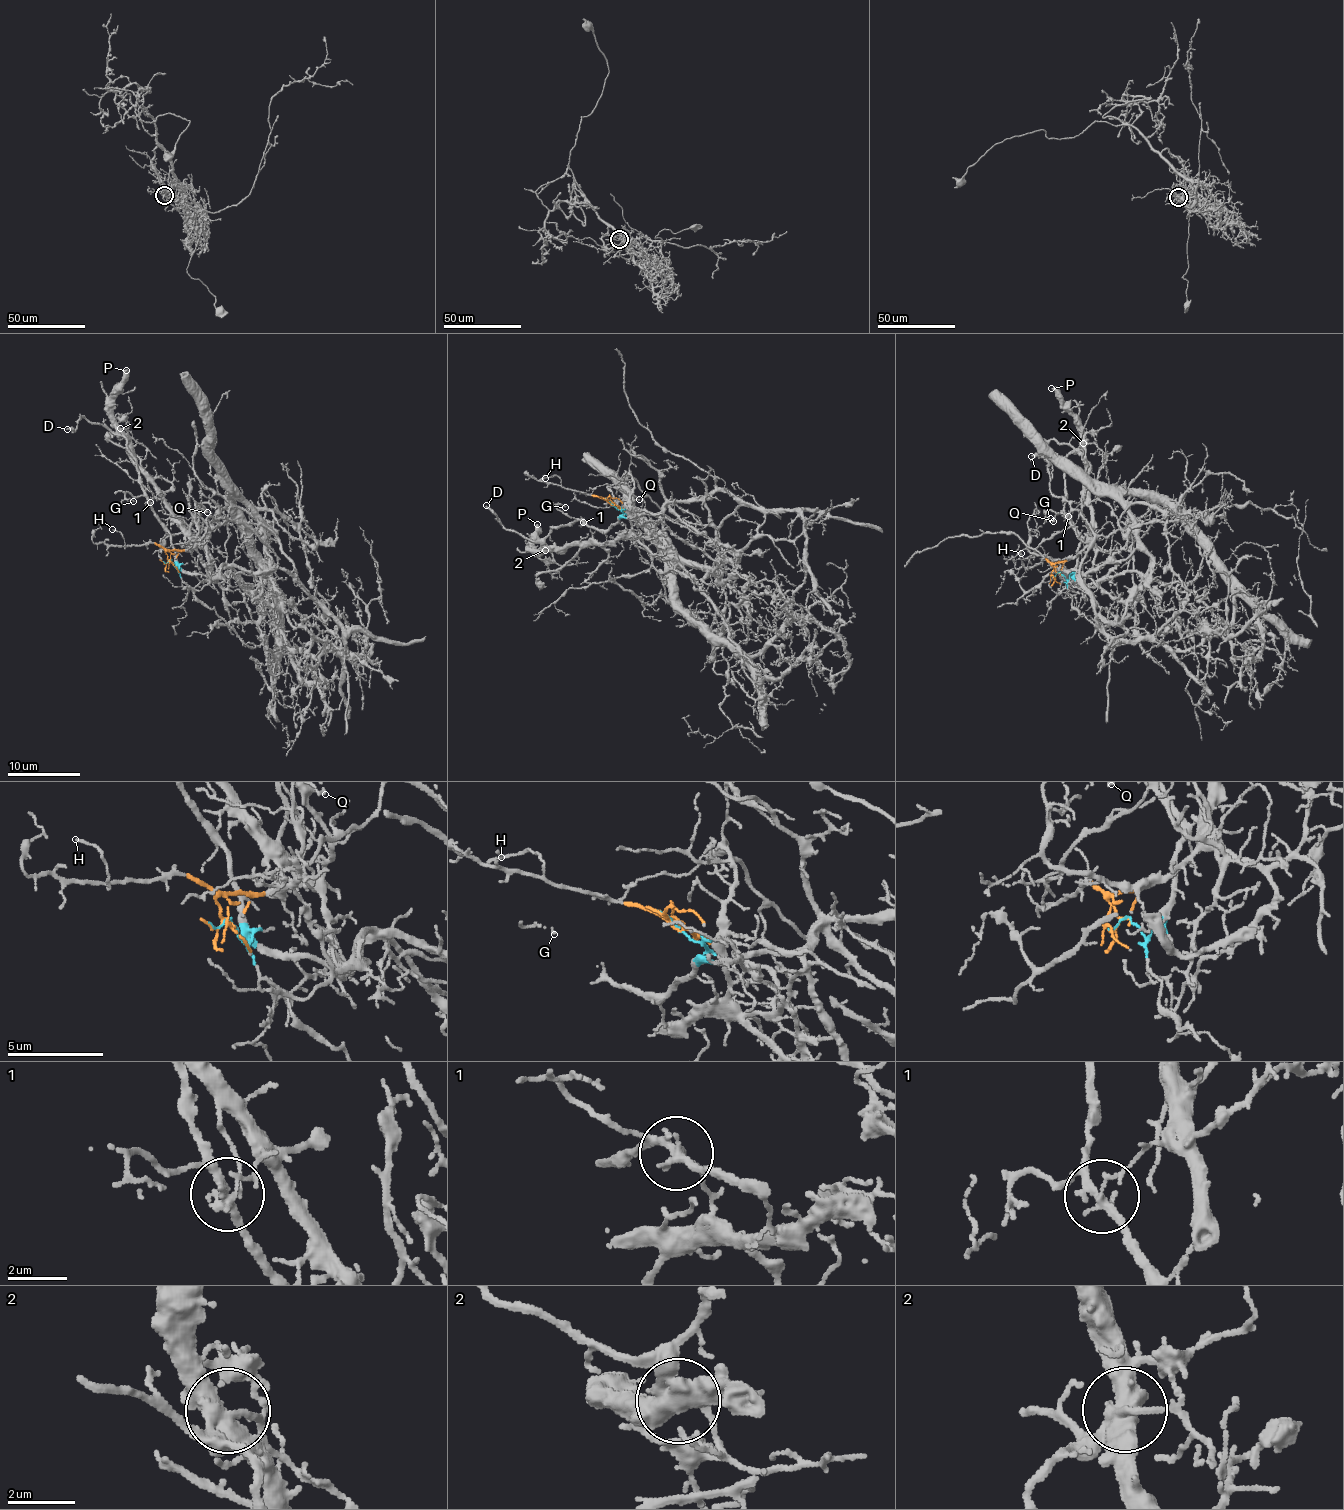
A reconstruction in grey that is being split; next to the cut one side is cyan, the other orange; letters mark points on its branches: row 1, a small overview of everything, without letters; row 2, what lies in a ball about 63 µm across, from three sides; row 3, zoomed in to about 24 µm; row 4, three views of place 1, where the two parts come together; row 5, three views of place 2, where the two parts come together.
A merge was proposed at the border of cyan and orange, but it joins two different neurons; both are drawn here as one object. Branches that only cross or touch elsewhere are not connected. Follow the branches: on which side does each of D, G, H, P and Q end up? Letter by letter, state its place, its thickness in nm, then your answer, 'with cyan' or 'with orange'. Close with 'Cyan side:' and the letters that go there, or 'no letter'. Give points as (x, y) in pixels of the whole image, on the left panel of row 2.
D: (67, 429) | 240 nm | with cyan
G: (133, 501) | 140 nm | with cyan
H: (112, 529) | 120 nm | with orange
P: (126, 370) | 440 nm | with orange
Q: (207, 512) | 150 nm | with orange
Cyan side: D, G

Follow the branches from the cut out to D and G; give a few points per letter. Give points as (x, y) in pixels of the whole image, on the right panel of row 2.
D: (1056, 573), (1070, 578), (1080, 541), (1064, 510), (1062, 461), (1072, 447), (1052, 439), (1039, 454), (1030, 455)
G: (1056, 573), (1070, 578), (1080, 537), (1072, 519), (1061, 511), (1047, 513), (1046, 518), (1050, 519)

